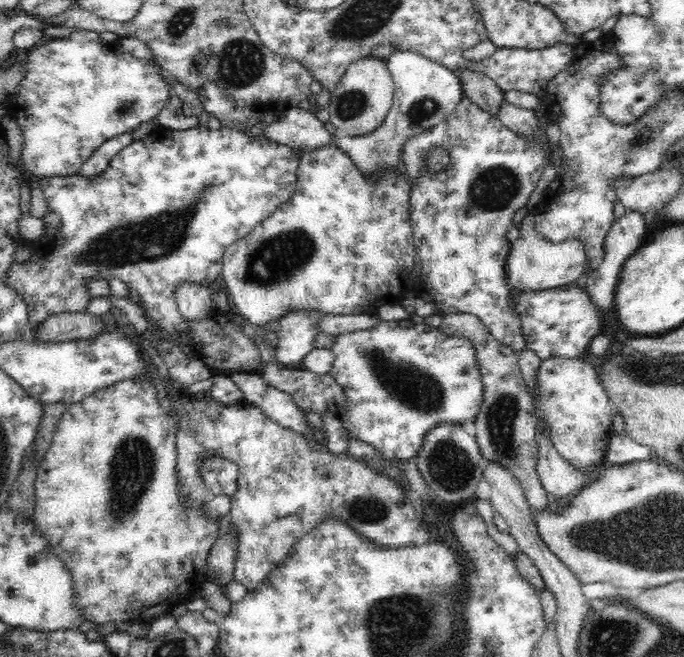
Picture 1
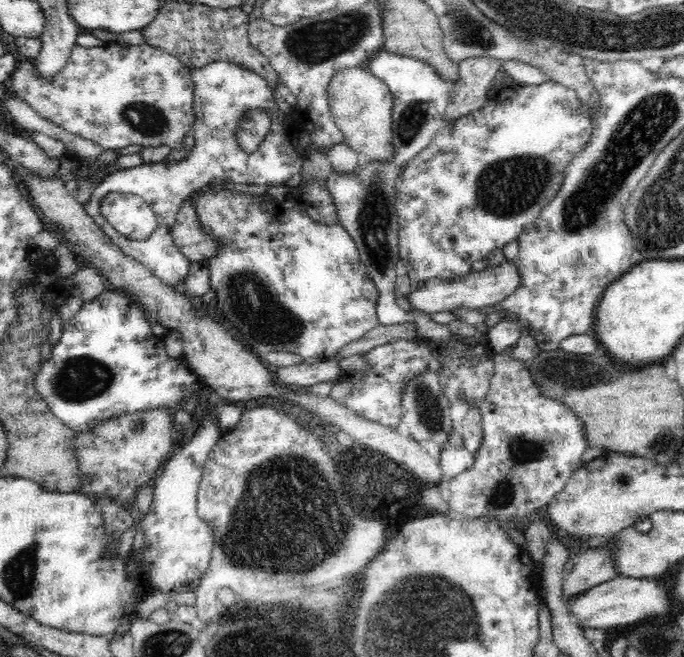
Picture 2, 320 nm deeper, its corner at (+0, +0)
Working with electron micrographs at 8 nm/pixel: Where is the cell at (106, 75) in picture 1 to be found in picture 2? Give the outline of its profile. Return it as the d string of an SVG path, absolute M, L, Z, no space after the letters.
M76 44L70 52L67 66L52 79L42 79L36 73L36 60L20 61L7 83L11 94L27 102L38 115L62 127L74 136L90 140L102 149L119 150L132 145L140 147L170 147L176 152L183 148L185 138L192 135L194 126L194 86L191 68L176 56L150 44L122 47L120 44L84 48Z

